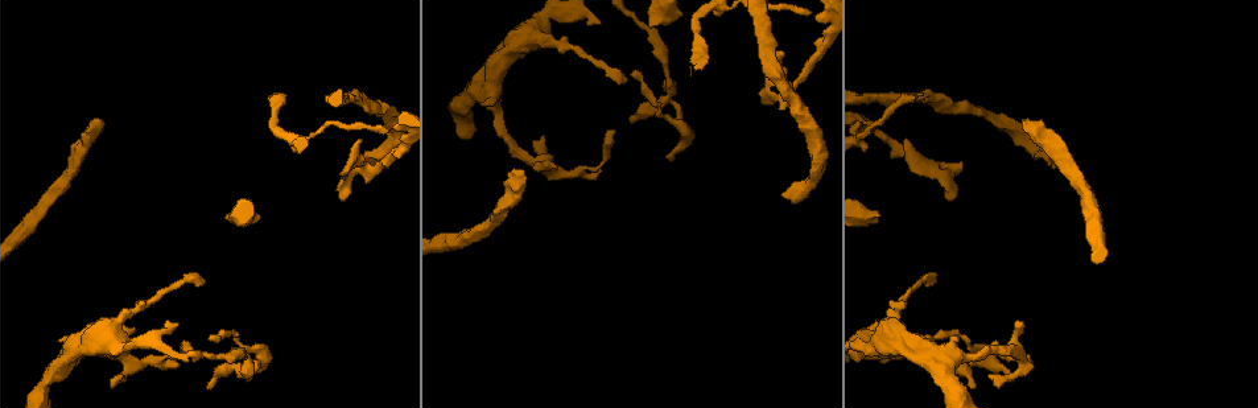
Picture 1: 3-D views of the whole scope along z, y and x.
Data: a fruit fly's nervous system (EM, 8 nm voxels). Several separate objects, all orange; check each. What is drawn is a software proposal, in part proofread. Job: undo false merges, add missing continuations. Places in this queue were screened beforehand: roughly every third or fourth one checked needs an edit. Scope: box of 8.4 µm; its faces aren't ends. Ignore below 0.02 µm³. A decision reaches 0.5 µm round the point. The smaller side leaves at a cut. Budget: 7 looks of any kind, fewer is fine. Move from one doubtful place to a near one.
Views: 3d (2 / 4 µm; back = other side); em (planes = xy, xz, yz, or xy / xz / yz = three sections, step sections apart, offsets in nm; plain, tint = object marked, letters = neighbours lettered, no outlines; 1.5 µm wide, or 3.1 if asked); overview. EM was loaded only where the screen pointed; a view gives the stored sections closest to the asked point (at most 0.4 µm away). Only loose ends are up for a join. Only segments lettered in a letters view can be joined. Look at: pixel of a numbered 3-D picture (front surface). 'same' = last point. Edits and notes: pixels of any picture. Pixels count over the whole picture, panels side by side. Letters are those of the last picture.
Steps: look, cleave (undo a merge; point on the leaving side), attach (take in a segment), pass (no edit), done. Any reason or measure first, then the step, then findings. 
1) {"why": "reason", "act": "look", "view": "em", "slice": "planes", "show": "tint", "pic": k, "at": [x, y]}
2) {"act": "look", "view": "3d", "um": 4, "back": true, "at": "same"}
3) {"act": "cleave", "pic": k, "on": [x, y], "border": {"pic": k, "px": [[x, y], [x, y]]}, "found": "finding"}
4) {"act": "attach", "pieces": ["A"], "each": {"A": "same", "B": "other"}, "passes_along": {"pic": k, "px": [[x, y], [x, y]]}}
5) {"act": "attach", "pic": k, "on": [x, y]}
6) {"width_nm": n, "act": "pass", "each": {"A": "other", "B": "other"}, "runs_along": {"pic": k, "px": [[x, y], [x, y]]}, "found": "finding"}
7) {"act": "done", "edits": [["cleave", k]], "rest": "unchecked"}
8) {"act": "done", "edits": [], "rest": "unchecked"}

{"why": "branch stops here", "act": "look", "view": "em", "slice": "xy", "step": 8, "show": "letters", "pic": 1, "at": [1051, 168]}

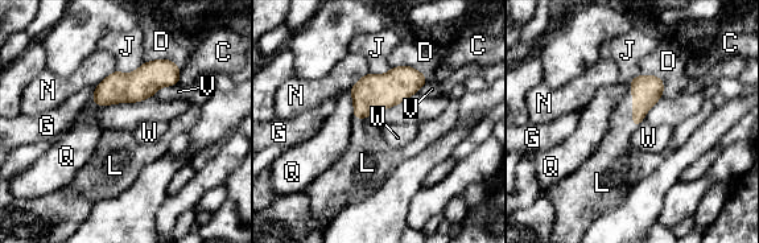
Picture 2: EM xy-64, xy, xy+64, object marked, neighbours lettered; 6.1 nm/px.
{"why": "another direction", "act": "look", "view": "em", "slice": "planes", "show": "letters", "at": "same"}

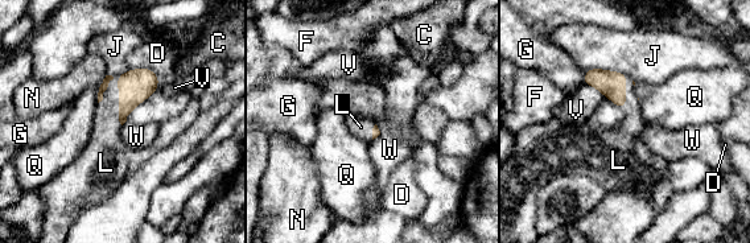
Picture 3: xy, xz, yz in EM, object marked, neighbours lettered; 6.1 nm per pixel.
{"act": "attach", "pieces": ["L"], "each": {"C": "other", "D": "other", "F": "other", "G": "other", "J": "other", "L": "same", "N": "other", "Q": "other", "V": "other", "W": "other"}, "passes_along": {"pic": 3, "px": [[135, 86], [119, 101], [104, 139]]}, "found": "the neuron continues"}

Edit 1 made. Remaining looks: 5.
{"why": "tapers out", "act": "look", "view": "em", "slice": "xz", "step": 4, "show": "letters", "pic": 1, "at": [767, 80]}

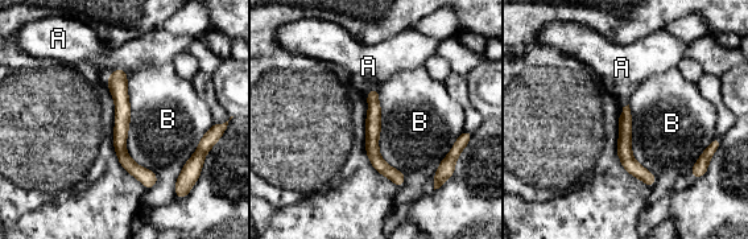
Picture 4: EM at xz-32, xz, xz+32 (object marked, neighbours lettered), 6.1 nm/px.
{"act": "pass", "each": {"A": "other", "B": "other"}, "runs_along": {"pic": 4, "px": [[119, 71], [120, 151], [149, 184]]}, "found": "none of them fits"}

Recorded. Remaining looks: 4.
{"why": "free end", "act": "look", "view": "em", "slice": "xy", "step": 4, "show": "plain", "pic": 1, "at": [251, 379]}

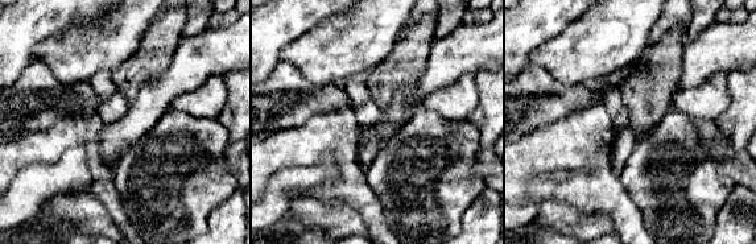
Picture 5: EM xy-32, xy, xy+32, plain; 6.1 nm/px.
{"why": "what lies round it", "act": "look", "view": "em", "slice": "xy", "step": 4, "show": "letters", "at": "same"}

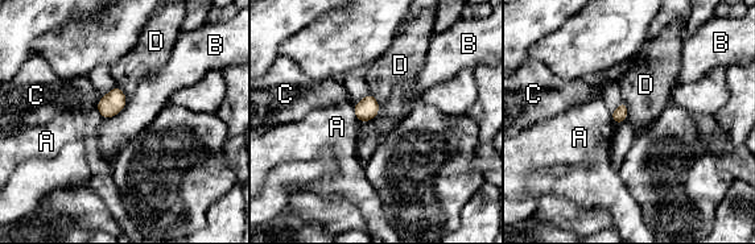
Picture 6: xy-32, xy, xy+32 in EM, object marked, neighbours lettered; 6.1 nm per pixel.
{"width_nm": 90, "act": "pass", "each": {"A": "other", "B": "other", "C": "other", "D": "other"}, "border": {"pic": 6, "px": [[127, 98], [120, 111], [103, 119]]}, "found": "none of them fits"}

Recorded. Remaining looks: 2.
{"act": "done", "edits": [["attach", 3]], "rest": "unchecked"}

